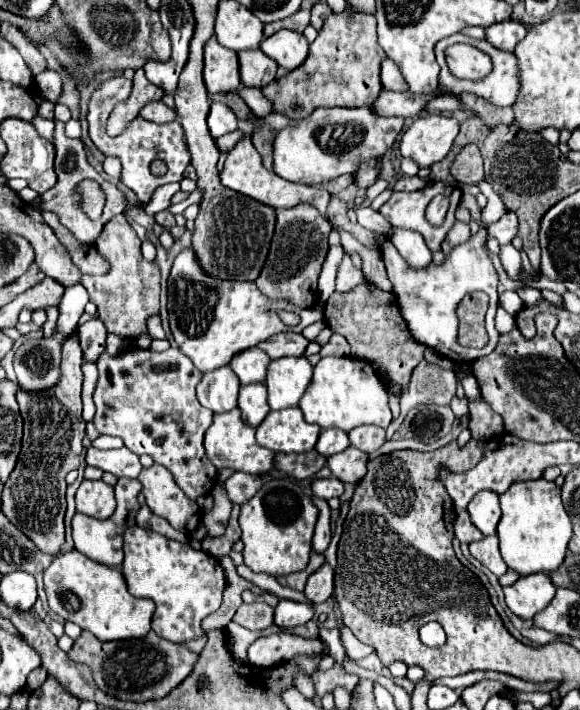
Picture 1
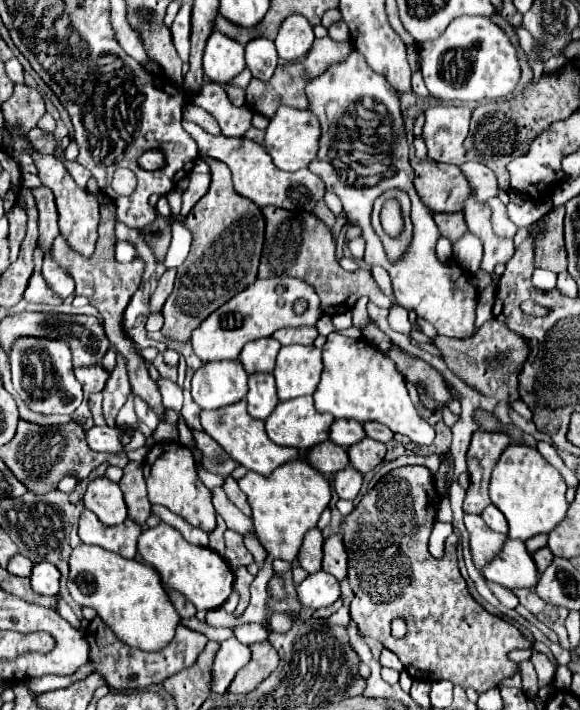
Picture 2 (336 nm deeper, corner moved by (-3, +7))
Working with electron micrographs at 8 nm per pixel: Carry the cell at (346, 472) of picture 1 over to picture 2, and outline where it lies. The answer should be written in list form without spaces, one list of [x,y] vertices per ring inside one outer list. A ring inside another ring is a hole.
[[[365,437],[363,441],[351,445],[347,449],[349,453],[349,459],[351,459],[351,465],[357,467],[361,473],[367,473],[367,471],[373,471],[385,457],[385,445],[375,441],[375,439],[369,439]]]

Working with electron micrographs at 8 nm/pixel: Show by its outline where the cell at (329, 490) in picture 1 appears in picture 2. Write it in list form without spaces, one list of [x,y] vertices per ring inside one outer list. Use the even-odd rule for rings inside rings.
[[[349,465],[347,469],[335,473],[335,483],[333,485],[335,485],[335,491],[341,499],[351,499],[353,501],[359,495],[361,483],[363,483],[363,475],[353,465]]]

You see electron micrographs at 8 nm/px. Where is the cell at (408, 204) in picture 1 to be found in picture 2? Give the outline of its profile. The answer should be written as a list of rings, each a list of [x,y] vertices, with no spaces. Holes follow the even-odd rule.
[[[433,159],[411,161],[415,171],[413,185],[421,197],[421,201],[433,213],[455,213],[463,209],[463,203],[469,195],[467,179],[455,165],[435,163]]]

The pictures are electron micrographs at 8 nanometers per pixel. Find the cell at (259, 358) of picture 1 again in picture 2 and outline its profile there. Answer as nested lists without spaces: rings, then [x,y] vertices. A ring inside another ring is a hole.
[[[273,337],[257,339],[257,341],[249,341],[243,347],[239,359],[247,373],[271,373],[279,349],[281,345]]]

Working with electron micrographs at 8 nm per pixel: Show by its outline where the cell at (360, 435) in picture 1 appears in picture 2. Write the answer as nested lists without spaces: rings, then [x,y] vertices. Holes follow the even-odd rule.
[[[365,423],[363,427],[365,427],[367,437],[371,437],[371,439],[375,439],[375,441],[387,443],[387,441],[391,441],[391,439],[393,439],[393,431],[391,431],[389,427],[381,425],[381,423]]]

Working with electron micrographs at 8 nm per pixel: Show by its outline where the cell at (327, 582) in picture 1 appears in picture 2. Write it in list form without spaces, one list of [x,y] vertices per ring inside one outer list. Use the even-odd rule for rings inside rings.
[[[335,533],[335,535],[327,537],[323,551],[325,551],[323,571],[335,575],[339,581],[345,579],[347,577],[347,551],[345,551],[341,533]]]

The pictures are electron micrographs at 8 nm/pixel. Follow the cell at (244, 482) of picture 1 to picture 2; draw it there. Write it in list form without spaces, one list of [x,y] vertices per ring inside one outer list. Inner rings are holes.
[[[227,477],[223,489],[225,489],[229,501],[231,501],[235,507],[239,507],[245,515],[251,517],[251,507],[249,507],[249,503],[247,503],[247,497],[245,497],[245,493],[239,489],[239,485],[237,485],[237,481],[235,481],[233,477]]]

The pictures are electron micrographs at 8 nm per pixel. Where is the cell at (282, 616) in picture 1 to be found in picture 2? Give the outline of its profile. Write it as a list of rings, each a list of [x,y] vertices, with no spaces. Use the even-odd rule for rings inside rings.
[[[317,571],[311,573],[301,585],[297,585],[297,595],[303,607],[319,609],[333,605],[341,597],[341,589],[339,589],[339,581],[333,575],[325,571]]]

